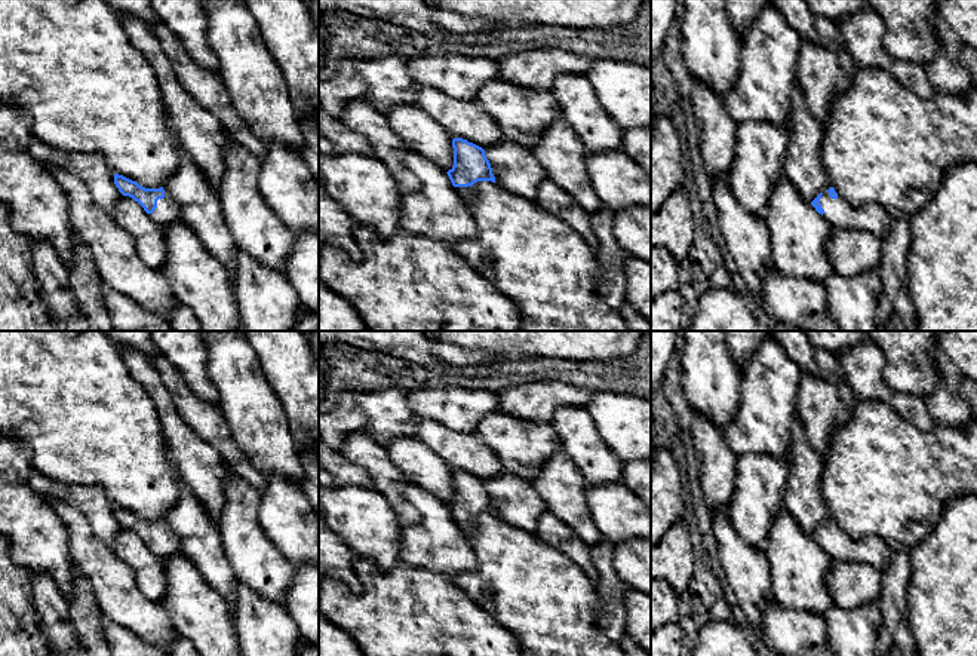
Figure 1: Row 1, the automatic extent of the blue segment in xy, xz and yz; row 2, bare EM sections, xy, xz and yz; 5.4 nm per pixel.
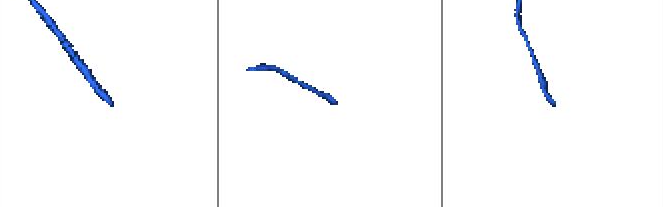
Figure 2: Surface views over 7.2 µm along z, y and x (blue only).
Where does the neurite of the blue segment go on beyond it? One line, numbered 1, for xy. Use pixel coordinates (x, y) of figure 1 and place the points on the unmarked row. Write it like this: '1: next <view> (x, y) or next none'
1: next xy (168, 543)

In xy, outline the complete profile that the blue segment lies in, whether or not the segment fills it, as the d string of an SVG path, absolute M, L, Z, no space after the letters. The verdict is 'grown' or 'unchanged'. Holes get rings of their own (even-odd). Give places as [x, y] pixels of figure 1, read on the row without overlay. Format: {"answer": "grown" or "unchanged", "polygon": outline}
{"answer": "grown", "polygon": "M114 506L114 516L123 528L129 528L138 534L160 560L182 554L179 537L163 519L145 521L119 506Z"}

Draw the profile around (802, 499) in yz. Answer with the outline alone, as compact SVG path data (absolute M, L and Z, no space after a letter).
M799 417L793 420L793 445L789 459L789 476L784 493L784 509L811 536L832 519L821 494L823 457L807 439Z

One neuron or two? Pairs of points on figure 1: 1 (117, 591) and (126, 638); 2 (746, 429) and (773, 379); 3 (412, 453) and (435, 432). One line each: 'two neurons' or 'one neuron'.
1: two neurons
2: one neuron
3: two neurons

